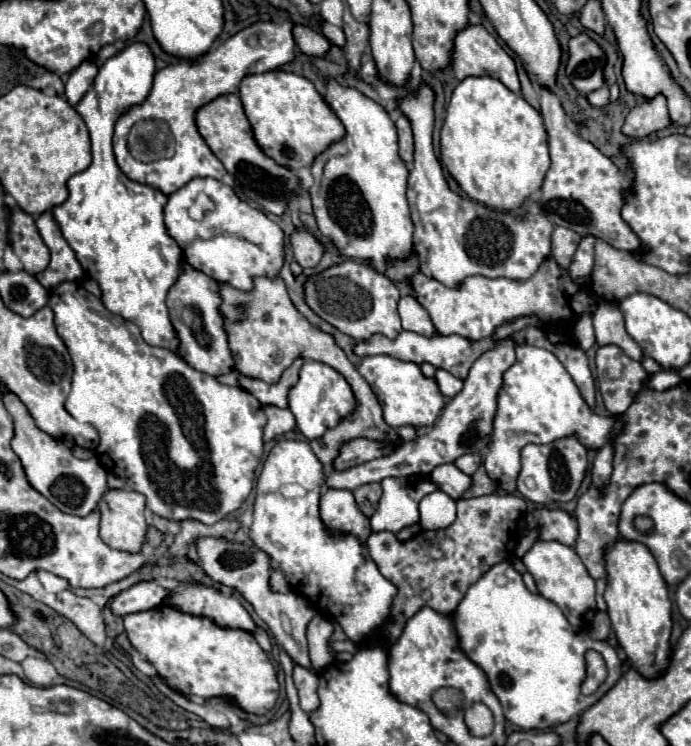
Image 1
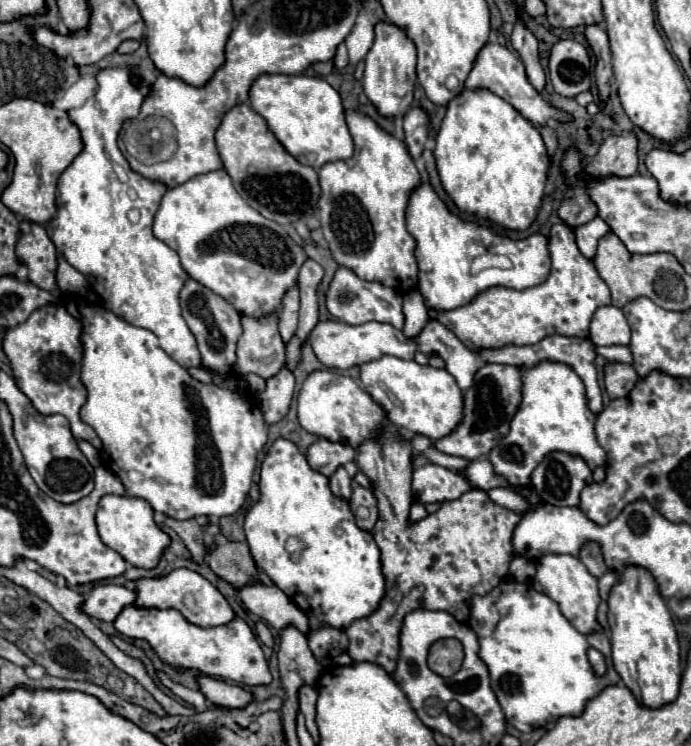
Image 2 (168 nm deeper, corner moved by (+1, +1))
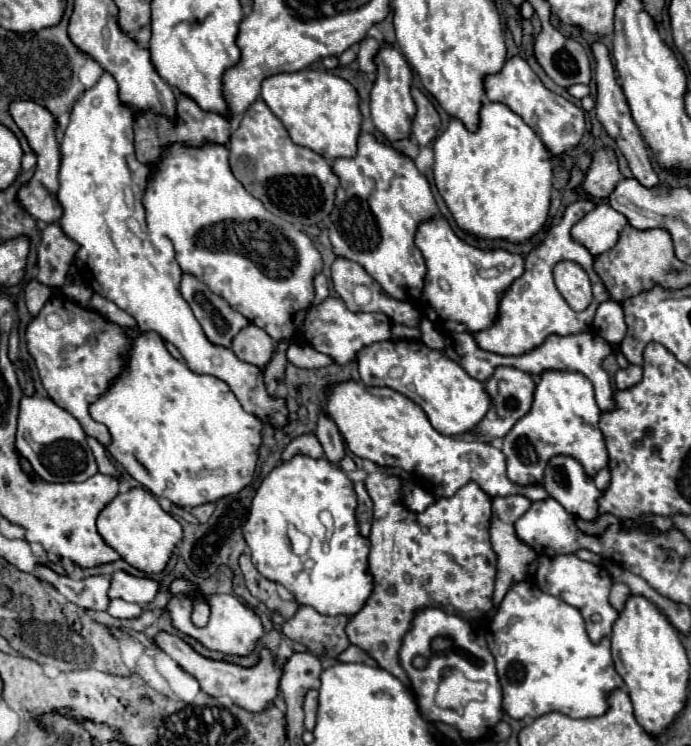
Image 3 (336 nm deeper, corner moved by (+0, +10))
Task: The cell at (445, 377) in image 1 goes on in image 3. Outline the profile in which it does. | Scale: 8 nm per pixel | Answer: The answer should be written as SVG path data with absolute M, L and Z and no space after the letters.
M422 317L420 321L420 339L432 347L432 349L442 349L444 347L444 339L442 333L436 329L436 325L432 325L432 321L428 321L426 317Z

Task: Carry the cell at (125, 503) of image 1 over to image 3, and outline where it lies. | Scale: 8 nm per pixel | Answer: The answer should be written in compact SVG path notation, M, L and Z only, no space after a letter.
M134 487L108 503L98 517L98 533L102 535L104 543L112 547L126 563L148 575L162 573L174 547L182 541L180 523L170 513L162 511L156 497L144 487Z

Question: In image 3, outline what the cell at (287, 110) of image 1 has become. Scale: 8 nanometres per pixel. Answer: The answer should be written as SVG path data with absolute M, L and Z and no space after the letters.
M316 69L280 73L264 79L262 99L266 101L270 111L282 121L290 139L296 145L308 147L326 159L356 155L356 141L360 135L362 113L360 113L360 97L348 81L332 75L330 71L316 71Z

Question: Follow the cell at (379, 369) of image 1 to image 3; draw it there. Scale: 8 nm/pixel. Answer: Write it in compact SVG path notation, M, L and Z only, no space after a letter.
M388 339L366 345L356 361L364 385L390 387L406 395L426 411L432 427L442 435L452 437L470 433L484 419L484 413L488 413L484 383L464 373L464 369L460 369L444 351L430 349L420 339Z

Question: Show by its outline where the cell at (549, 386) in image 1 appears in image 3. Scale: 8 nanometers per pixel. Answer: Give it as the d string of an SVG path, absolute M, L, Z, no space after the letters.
M546 371L538 377L532 409L504 437L502 453L508 463L508 479L516 485L542 485L544 469L554 455L574 457L588 477L594 477L608 465L604 435L598 427L600 407L594 399L594 387L582 373Z

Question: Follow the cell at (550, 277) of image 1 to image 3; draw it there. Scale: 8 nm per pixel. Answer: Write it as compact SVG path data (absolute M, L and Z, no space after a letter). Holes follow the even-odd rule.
M590 199L576 201L570 207L566 207L564 217L560 219L560 223L556 223L548 231L544 243L540 247L536 247L526 257L524 275L518 277L512 283L512 287L504 293L504 297L500 301L498 321L490 329L484 329L480 333L474 333L474 339L478 341L478 345L482 349L492 351L492 353L498 353L498 355L516 355L516 353L528 353L528 349L536 349L536 345L542 345L544 343L544 337L548 337L548 333L560 333L564 337L568 333L586 333L586 331L592 331L594 313L596 313L598 305L604 301L604 285L602 285L600 277L596 275L596 271L592 269L594 255L588 253L588 249L584 249L584 245L580 245L578 241L572 241L570 229L572 229L572 225L576 225L576 221L580 221L594 207L596 207L596 201L590 201ZM562 259L576 261L578 265L586 267L586 271L590 269L588 273L590 273L590 281L592 281L594 301L582 313L572 311L570 305L564 301L564 297L558 293L558 289L554 285L552 269Z

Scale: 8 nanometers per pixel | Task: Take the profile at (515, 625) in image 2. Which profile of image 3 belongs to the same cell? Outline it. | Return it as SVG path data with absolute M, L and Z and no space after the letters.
M532 581L512 585L500 609L488 625L488 647L496 659L498 679L504 691L502 707L512 719L536 719L544 713L558 711L570 717L600 717L608 711L608 695L612 689L622 689L622 677L614 671L610 657L610 639L600 643L588 639L580 611L558 597L542 593Z

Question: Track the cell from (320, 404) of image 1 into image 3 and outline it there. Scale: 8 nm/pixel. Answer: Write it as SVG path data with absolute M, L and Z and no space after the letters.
M356 381L340 383L328 391L326 413L334 419L354 455L370 459L380 467L426 477L438 497L452 497L468 481L474 481L492 499L506 495L524 495L530 501L548 499L544 487L520 487L506 477L506 457L500 449L490 443L454 439L438 433L430 425L424 409L394 389L366 387Z

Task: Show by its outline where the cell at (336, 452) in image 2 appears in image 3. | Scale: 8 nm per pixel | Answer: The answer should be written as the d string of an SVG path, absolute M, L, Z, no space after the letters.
M302 435L302 437L296 437L282 453L282 461L288 461L292 459L294 455L310 455L310 457L324 457L324 451L322 451L322 445L320 441L316 441L314 435Z

